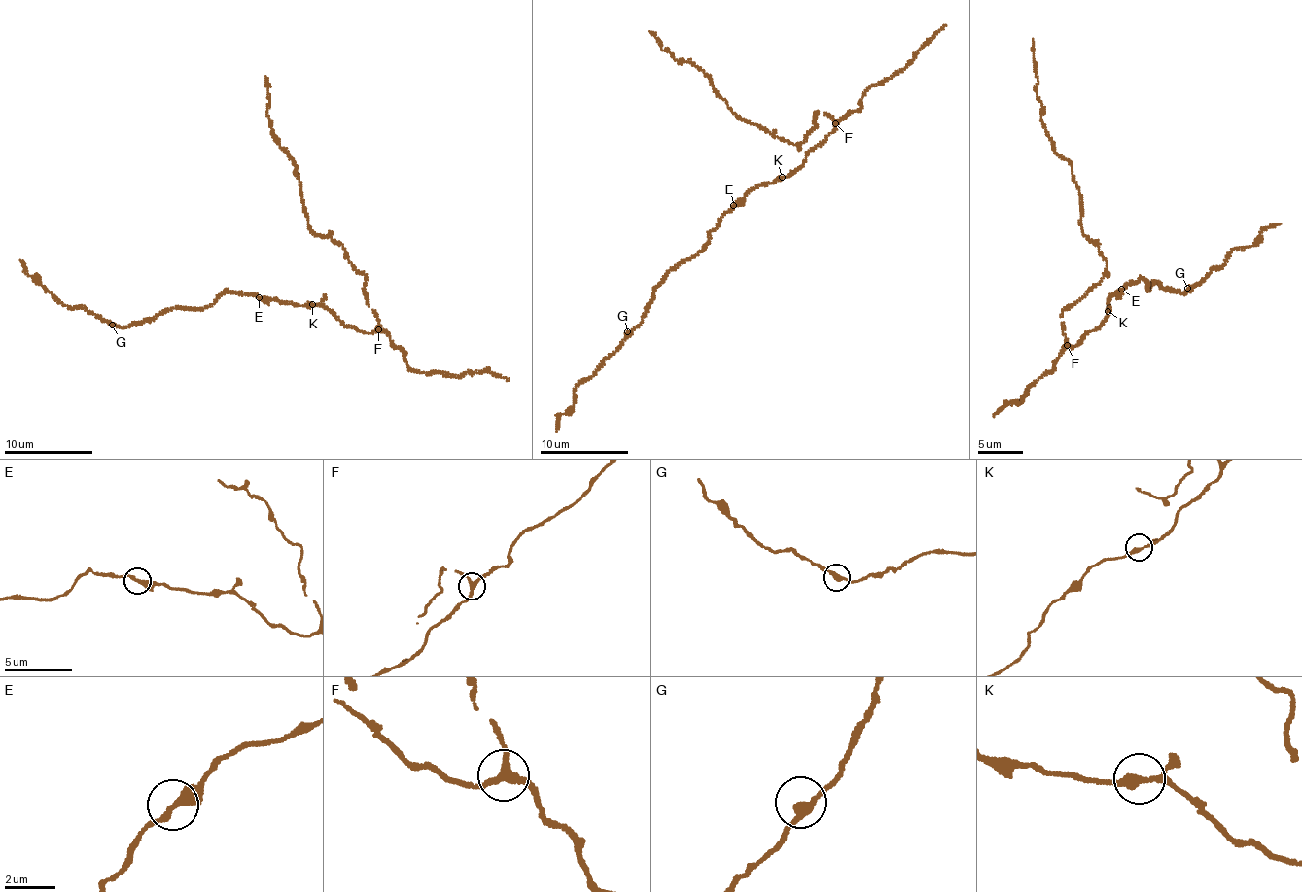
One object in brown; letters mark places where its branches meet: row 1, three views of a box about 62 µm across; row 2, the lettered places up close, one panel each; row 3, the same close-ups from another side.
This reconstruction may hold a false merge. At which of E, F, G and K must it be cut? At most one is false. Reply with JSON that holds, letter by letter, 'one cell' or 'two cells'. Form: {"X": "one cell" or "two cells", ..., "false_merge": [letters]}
{"E": "one cell", "F": "one cell", "G": "one cell", "K": "one cell", "false_merge": []}

